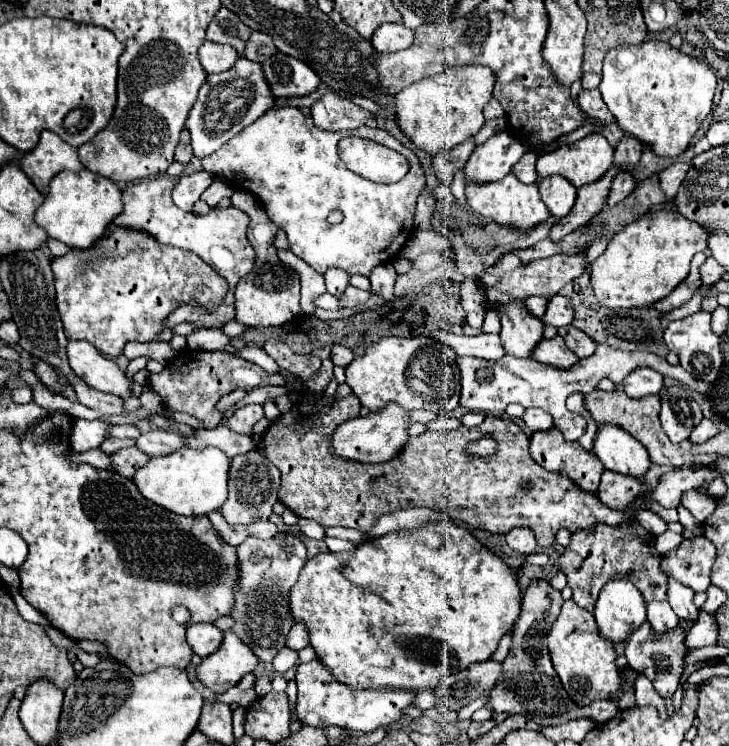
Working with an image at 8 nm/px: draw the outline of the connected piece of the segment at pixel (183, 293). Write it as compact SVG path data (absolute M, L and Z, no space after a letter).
M113 227L113 231L105 237L105 239L99 239L93 247L89 247L87 251L75 251L71 249L67 255L63 257L53 257L53 273L55 273L55 291L57 291L57 311L59 311L59 317L63 321L63 327L65 327L65 335L67 339L87 339L89 343L95 345L95 349L107 357L119 357L123 353L123 347L125 343L129 341L153 341L159 337L159 333L165 329L165 319L167 315L181 303L187 303L187 301L197 301L199 305L203 305L205 309L213 309L225 295L227 291L227 283L203 261L199 259L195 253L191 251L183 251L183 249L175 249L175 247L167 247L163 243L159 243L155 237L151 237L149 233L145 231L139 231L139 229L131 229L131 227Z

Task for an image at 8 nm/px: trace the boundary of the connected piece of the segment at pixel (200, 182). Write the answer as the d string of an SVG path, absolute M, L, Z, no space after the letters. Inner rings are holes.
M205 171L199 173L191 173L185 175L177 181L175 189L173 189L173 201L185 209L185 211L193 211L193 203L201 197L201 193L213 183L213 177L207 175Z

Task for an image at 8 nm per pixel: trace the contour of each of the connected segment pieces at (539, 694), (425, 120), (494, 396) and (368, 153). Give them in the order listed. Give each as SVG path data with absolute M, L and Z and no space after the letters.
M535 579L529 583L521 605L521 615L513 629L513 645L509 649L509 655L503 661L505 669L495 689L491 689L489 695L495 713L519 713L533 719L537 725L547 727L547 725L561 725L581 717L593 717L597 723L603 723L609 721L619 711L619 707L613 701L605 701L605 699L593 701L587 707L579 707L563 689L563 683L551 665L547 641L545 641L547 629L559 615L561 605L563 605L561 591L553 589L547 579Z
M463 65L445 69L439 75L417 81L395 95L397 123L401 131L429 155L437 155L443 149L451 149L457 143L473 137L485 117L483 107L491 99L495 85L495 73L487 65Z
M597 345L595 353L587 359L581 359L579 363L571 365L569 369L559 369L553 365L543 365L533 361L531 357L513 357L513 355L505 355L499 361L485 361L485 359L477 359L477 357L459 357L457 359L459 369L461 369L461 407L469 409L469 411L479 411L479 413L499 413L503 411L509 403L519 403L525 409L529 407L539 407L545 409L551 417L555 427L563 433L563 437L567 441L577 441L585 431L587 431L587 421L577 415L567 411L565 407L565 399L571 393L591 393L597 389L599 381L603 377L611 379L615 385L621 383L625 379L625 375L629 375L633 369L637 367L651 367L657 373L671 377L675 381L679 381L681 385L685 385L691 391L697 391L701 395L707 395L711 389L711 383L707 381L699 381L695 377L691 377L691 373L687 373L681 365L669 365L667 359L653 355L653 353L627 353L621 349L613 349L609 345Z
M359 137L341 139L339 155L351 171L377 183L399 181L409 171L409 163L403 155Z

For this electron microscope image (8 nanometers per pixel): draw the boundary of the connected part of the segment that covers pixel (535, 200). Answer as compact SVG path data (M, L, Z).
M509 173L505 179L491 181L491 183L469 183L465 189L465 197L467 197L467 205L475 213L491 217L493 221L499 221L503 225L515 225L519 229L533 227L551 215L539 197L537 185L535 183L525 185L513 173Z

